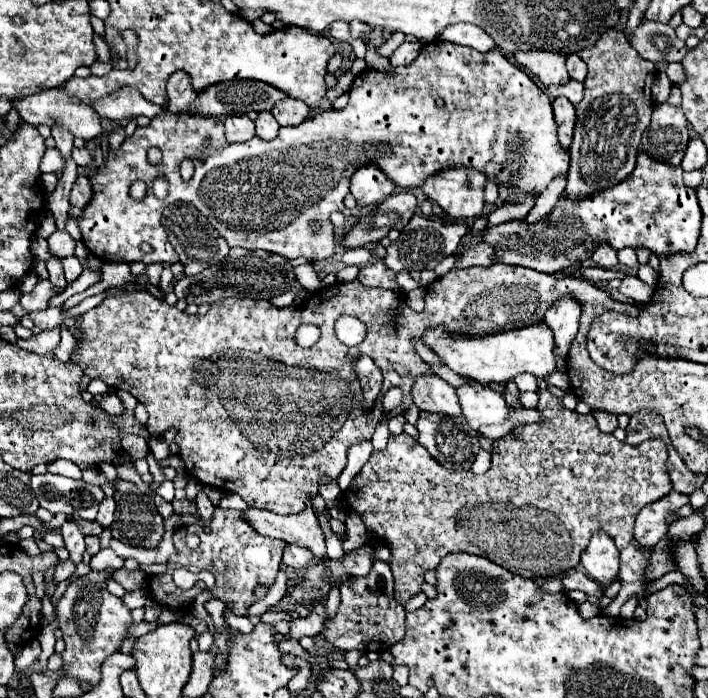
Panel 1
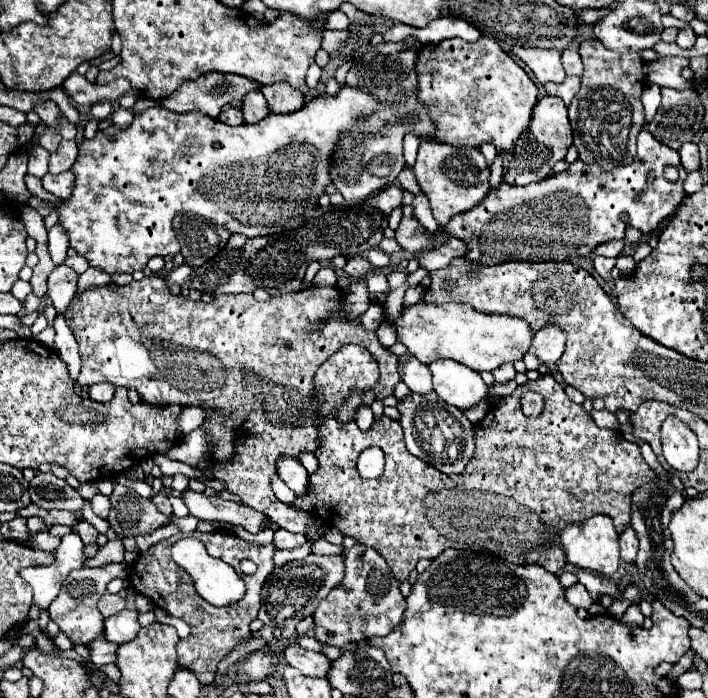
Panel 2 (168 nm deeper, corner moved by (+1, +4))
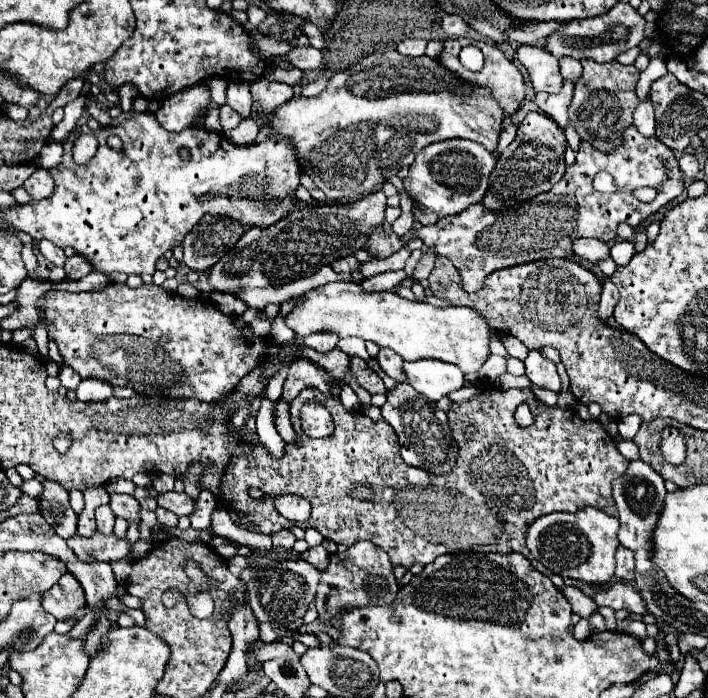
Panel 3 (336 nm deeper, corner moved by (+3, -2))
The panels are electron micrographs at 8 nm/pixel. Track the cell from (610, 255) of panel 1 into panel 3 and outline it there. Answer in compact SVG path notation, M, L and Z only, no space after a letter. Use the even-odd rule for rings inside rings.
M603 281L603 291L601 291L601 299L599 299L599 319L605 323L613 309L617 305L617 287L613 287L613 283Z

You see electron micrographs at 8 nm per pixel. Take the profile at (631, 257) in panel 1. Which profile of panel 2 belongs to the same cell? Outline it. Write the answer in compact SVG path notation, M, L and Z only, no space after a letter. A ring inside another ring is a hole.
M609 241L607 245L599 245L599 249L595 249L593 255L605 255L605 257L619 257L623 255L625 243L623 241Z

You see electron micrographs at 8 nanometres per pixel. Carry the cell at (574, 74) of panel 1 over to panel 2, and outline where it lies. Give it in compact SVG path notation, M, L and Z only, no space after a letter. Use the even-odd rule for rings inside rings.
M573 47L565 49L561 61L563 61L563 67L565 67L567 75L577 75L577 77L583 75L583 63L581 63L581 57L579 57L577 49L573 49Z

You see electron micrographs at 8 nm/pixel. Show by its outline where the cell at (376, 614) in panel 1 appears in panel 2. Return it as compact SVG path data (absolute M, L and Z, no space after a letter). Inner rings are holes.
M357 545L353 549L345 549L343 555L347 555L345 579L319 603L313 613L315 639L323 645L335 647L345 647L347 641L389 635L397 629L405 611L405 597L399 591L399 583L391 577L391 569L375 549Z

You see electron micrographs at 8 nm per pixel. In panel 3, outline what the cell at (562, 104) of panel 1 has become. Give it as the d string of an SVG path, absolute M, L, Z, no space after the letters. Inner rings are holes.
M529 113L519 125L513 143L499 155L493 175L489 177L489 191L483 199L487 211L501 211L503 207L513 207L517 203L529 201L531 197L549 191L565 173L565 135L563 131L541 113Z

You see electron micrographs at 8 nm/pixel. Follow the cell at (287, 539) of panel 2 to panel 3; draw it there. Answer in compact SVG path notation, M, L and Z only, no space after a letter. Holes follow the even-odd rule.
M281 529L281 531L273 533L273 545L281 545L281 547L291 549L293 543L295 543L295 535L289 529Z

